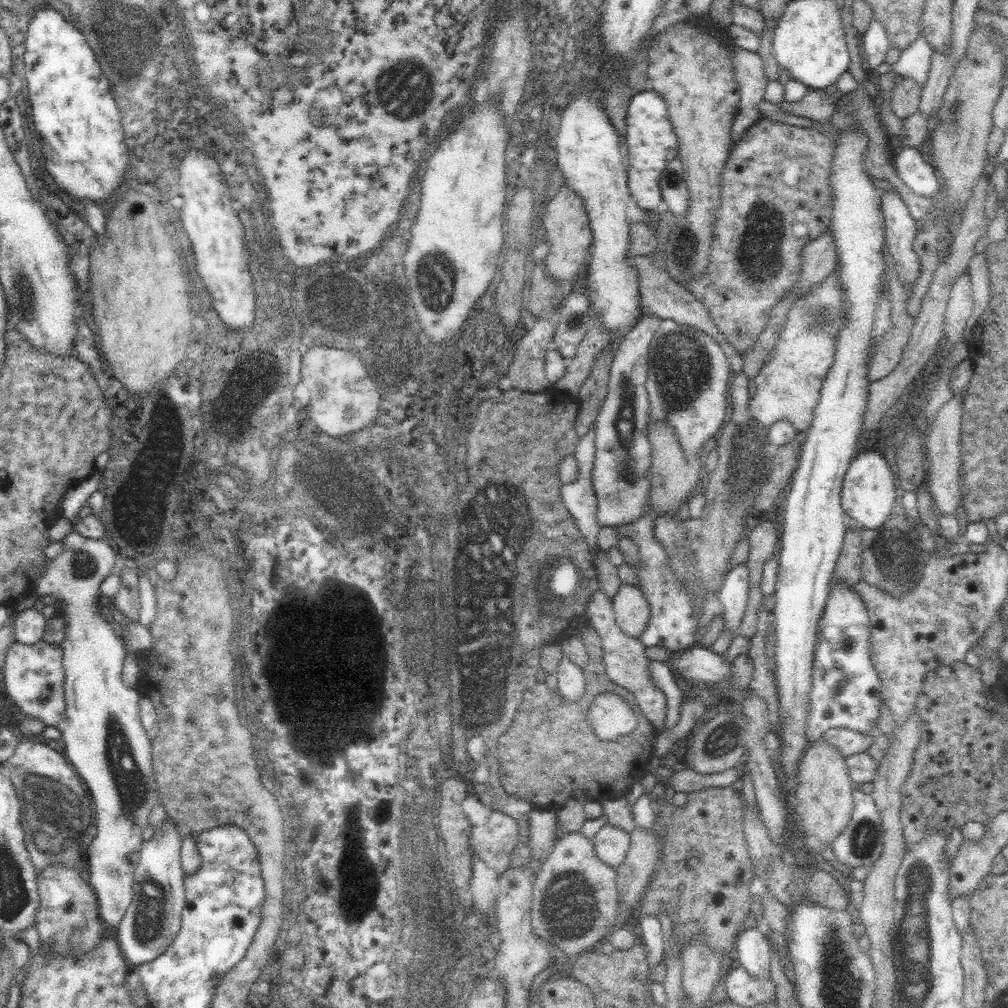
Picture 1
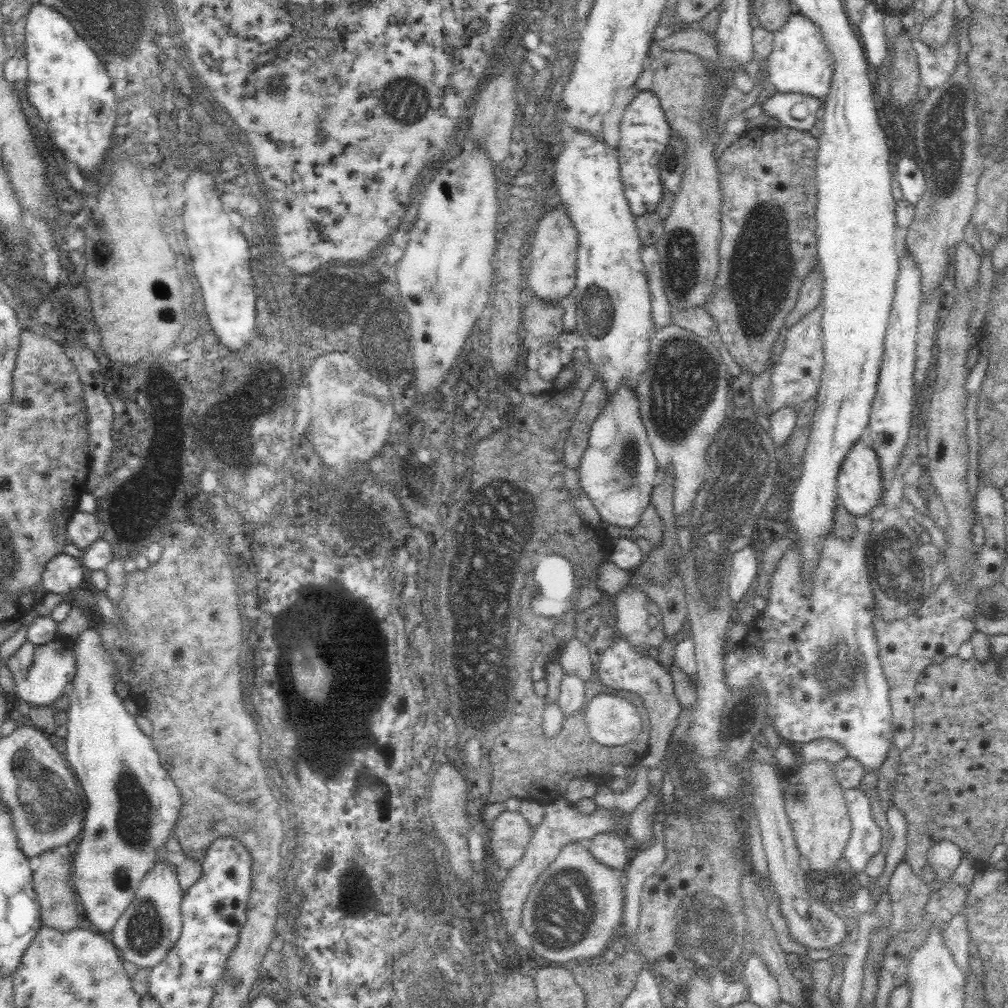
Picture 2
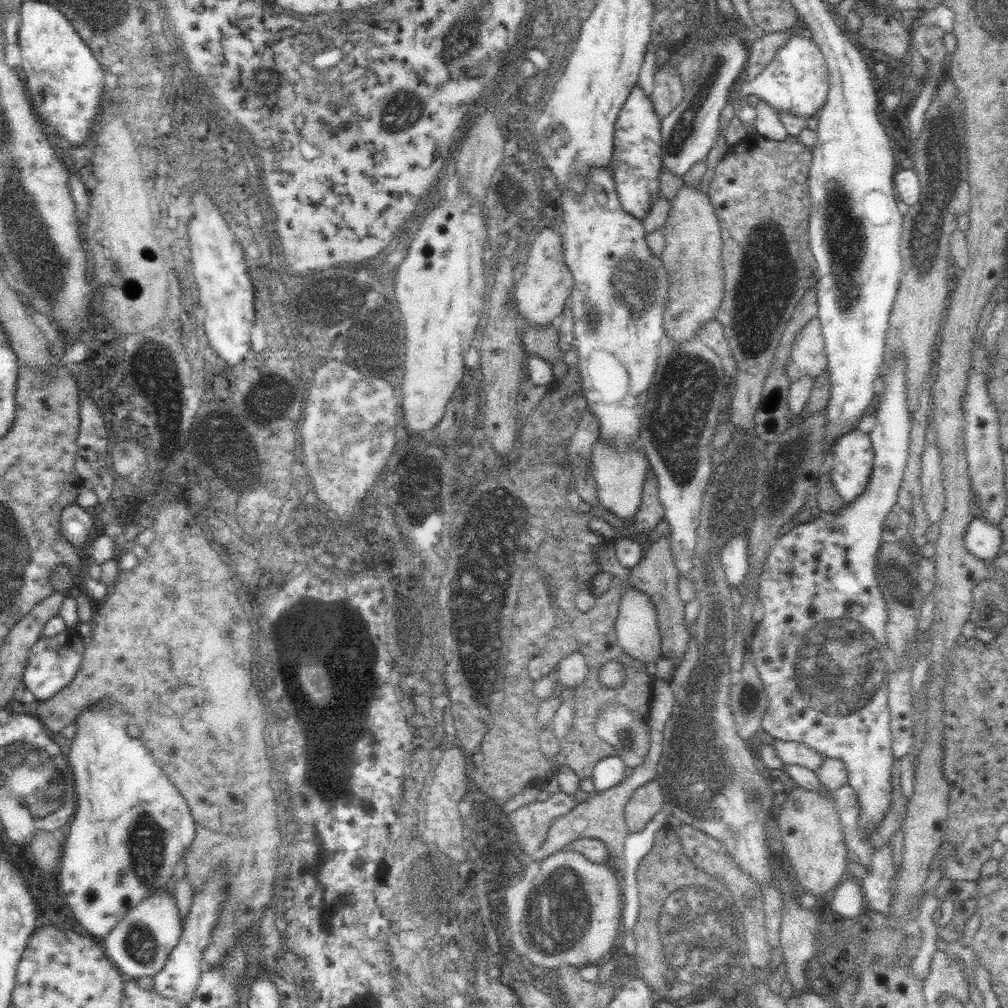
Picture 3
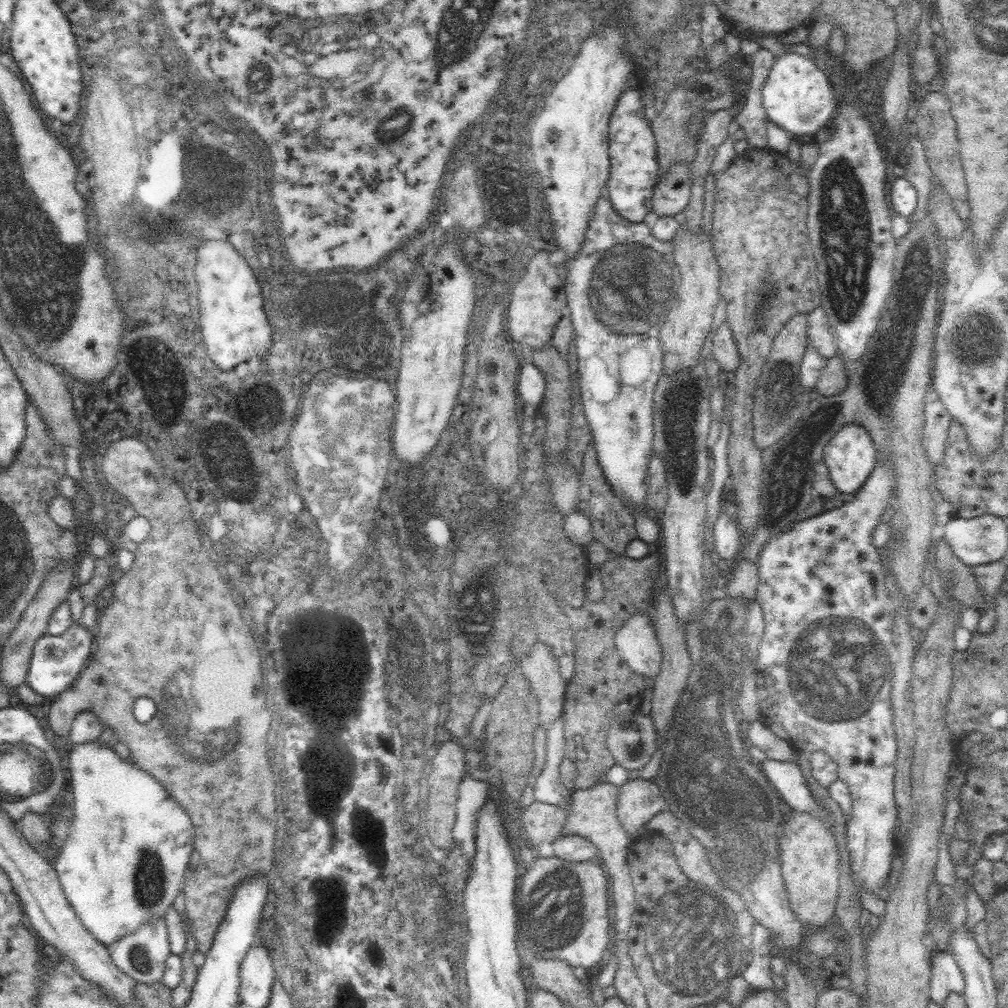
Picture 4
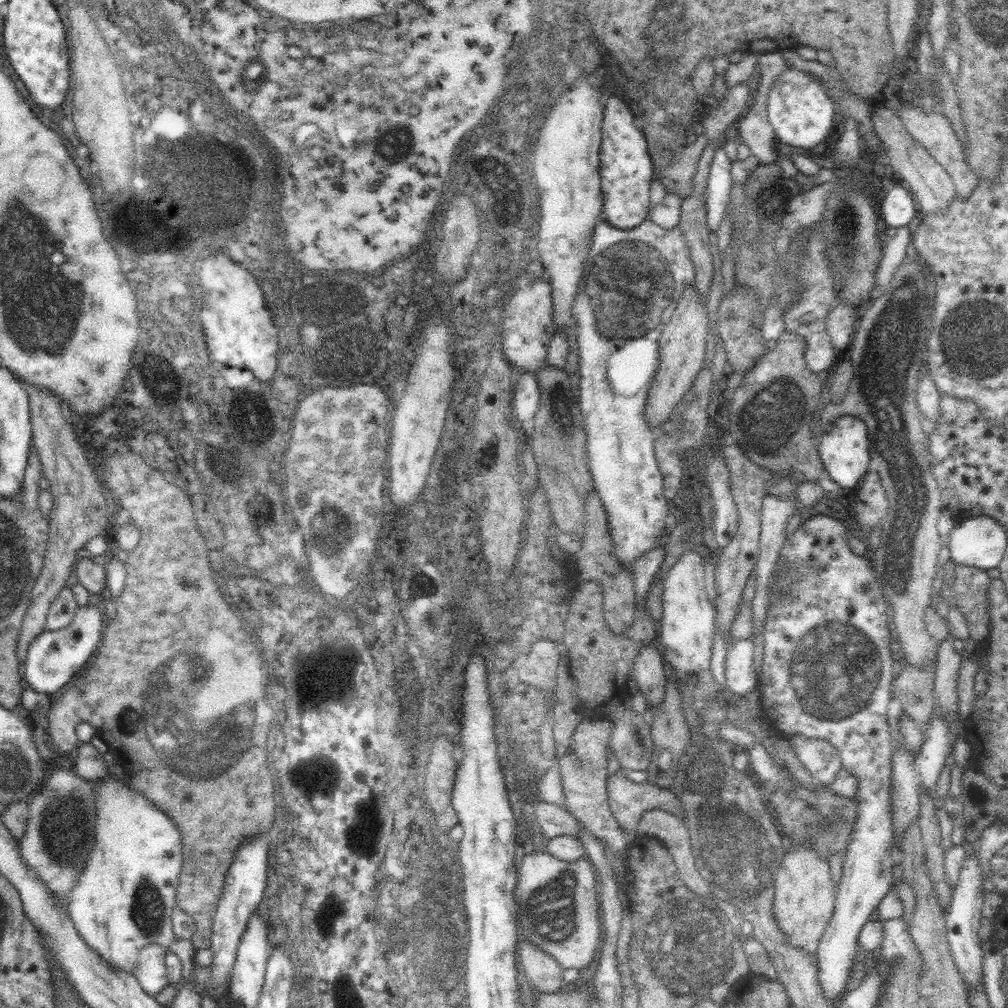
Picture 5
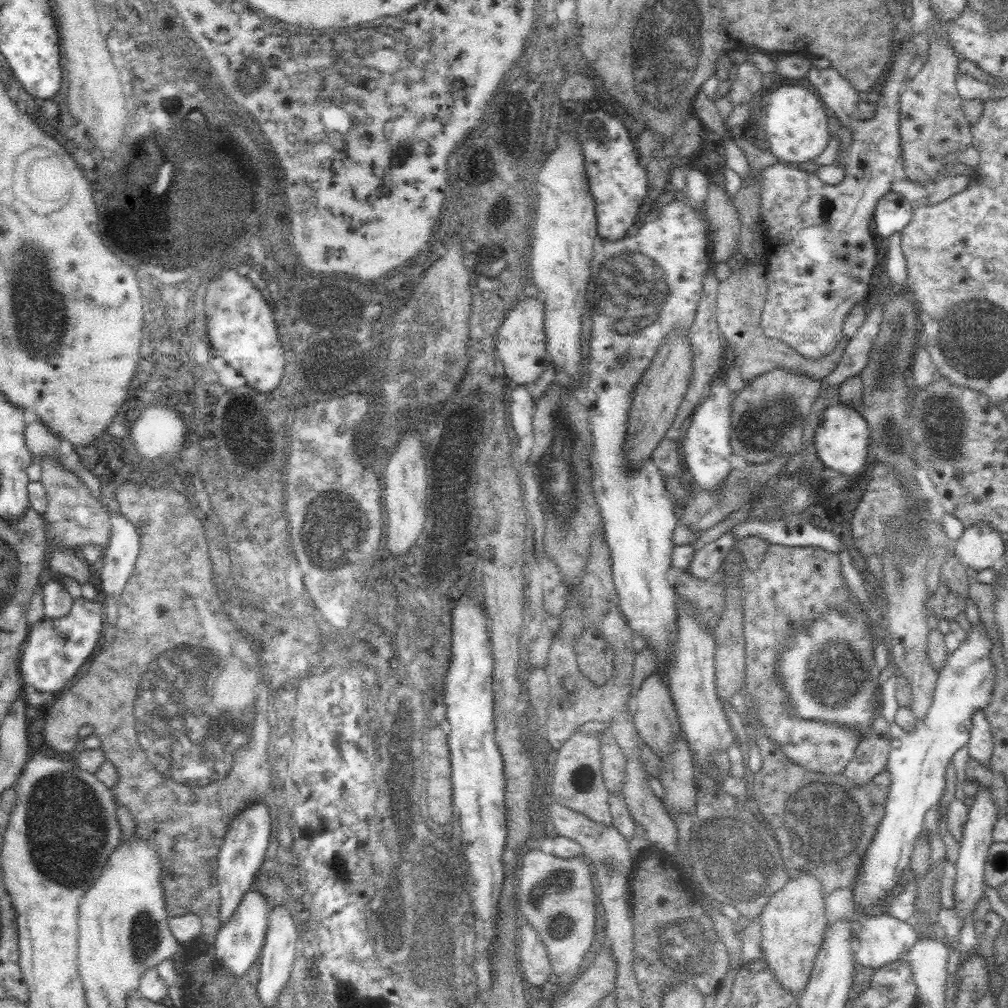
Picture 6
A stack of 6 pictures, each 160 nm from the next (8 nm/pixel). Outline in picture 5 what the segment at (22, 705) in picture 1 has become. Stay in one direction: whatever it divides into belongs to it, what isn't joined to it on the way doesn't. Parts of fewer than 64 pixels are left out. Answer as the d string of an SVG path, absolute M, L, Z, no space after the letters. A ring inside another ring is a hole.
M88 603L78 606L72 622L64 628L51 631L44 629L27 648L27 657L22 664L22 679L26 687L36 692L58 692L67 689L83 666L91 662L96 653L100 639L103 637L102 614L97 605Z

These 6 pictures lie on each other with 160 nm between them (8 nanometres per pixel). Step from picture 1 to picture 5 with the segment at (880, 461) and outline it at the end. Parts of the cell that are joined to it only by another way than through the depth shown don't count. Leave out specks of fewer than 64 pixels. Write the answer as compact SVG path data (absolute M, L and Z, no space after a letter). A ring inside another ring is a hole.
M852 415L839 416L834 426L819 436L818 443L819 457L831 479L841 487L857 488L872 463L866 423Z

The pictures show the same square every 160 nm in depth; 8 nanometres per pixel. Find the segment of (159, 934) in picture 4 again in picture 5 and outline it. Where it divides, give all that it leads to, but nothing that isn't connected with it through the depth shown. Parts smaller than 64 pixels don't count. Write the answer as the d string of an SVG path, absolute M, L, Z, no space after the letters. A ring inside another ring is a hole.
M149 944L140 951L136 970L136 980L149 996L155 997L170 984L165 967L165 950L159 944Z

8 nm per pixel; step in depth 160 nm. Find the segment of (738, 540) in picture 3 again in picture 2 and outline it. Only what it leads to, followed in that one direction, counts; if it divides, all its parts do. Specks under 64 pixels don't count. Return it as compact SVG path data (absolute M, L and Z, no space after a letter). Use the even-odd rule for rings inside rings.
M748 545L734 553L728 575L728 594L735 606L748 591L752 591L754 576L759 574L756 552Z

